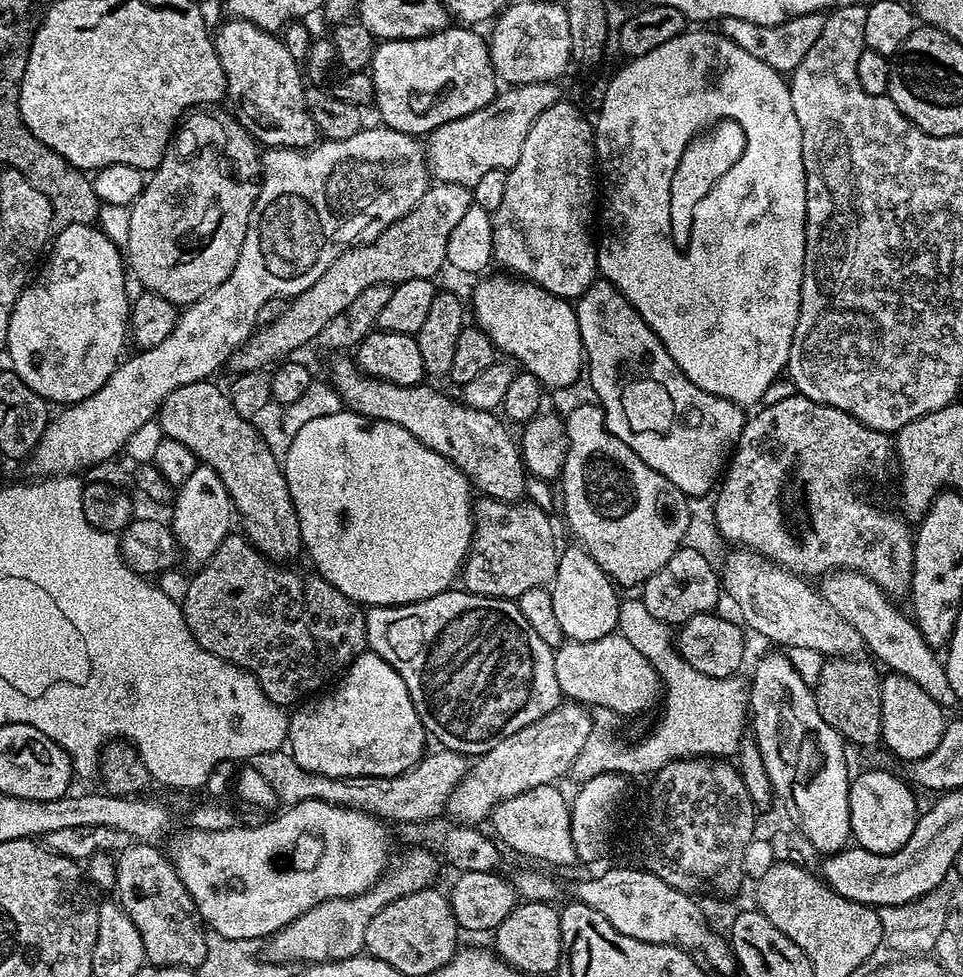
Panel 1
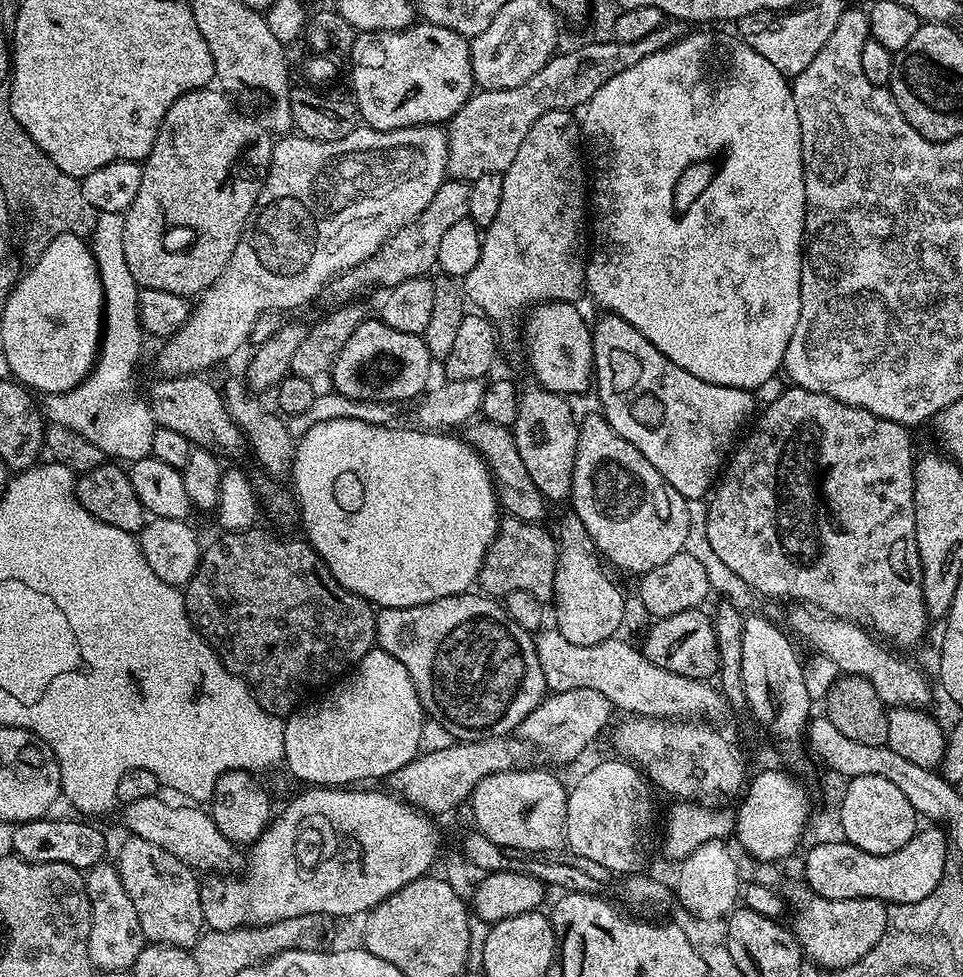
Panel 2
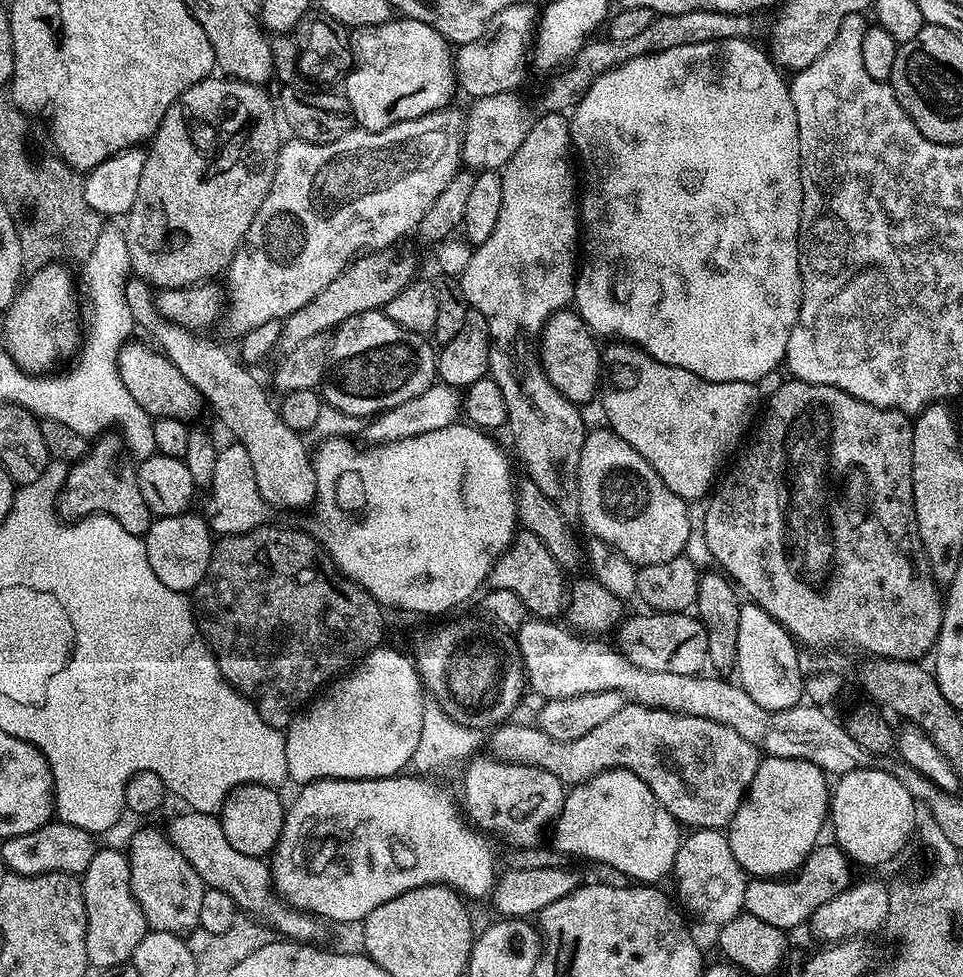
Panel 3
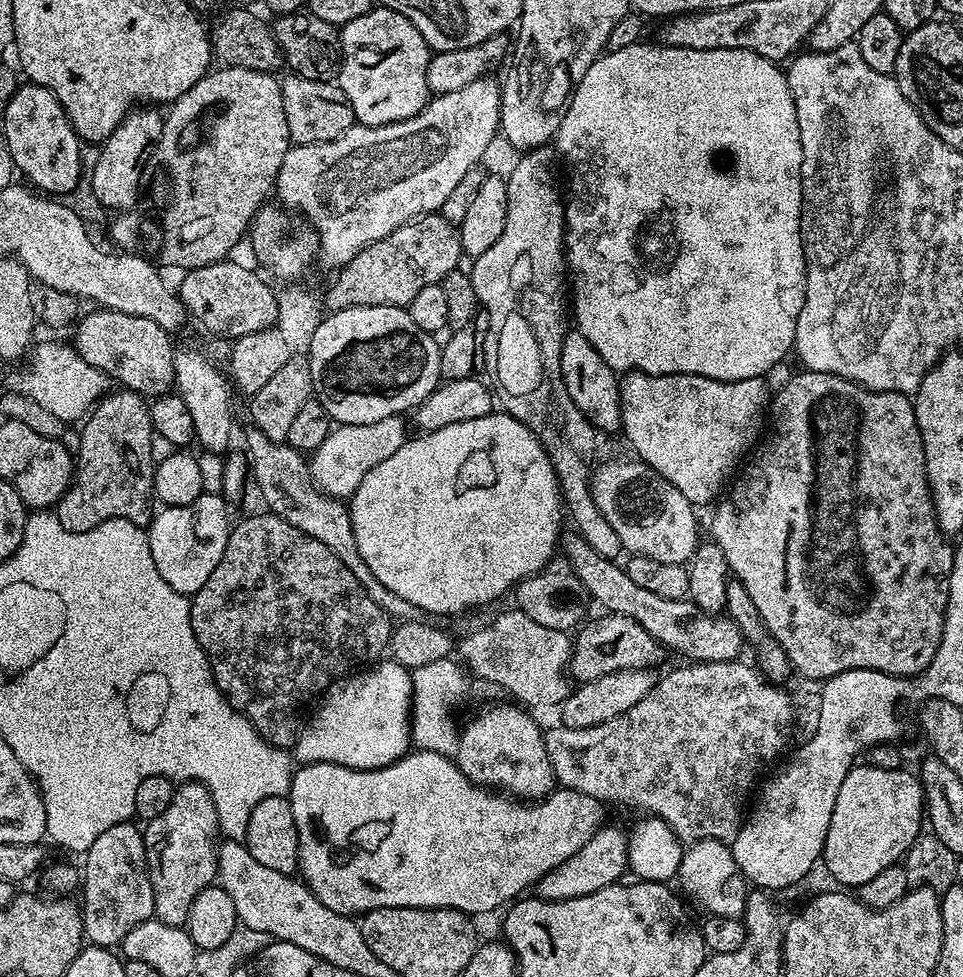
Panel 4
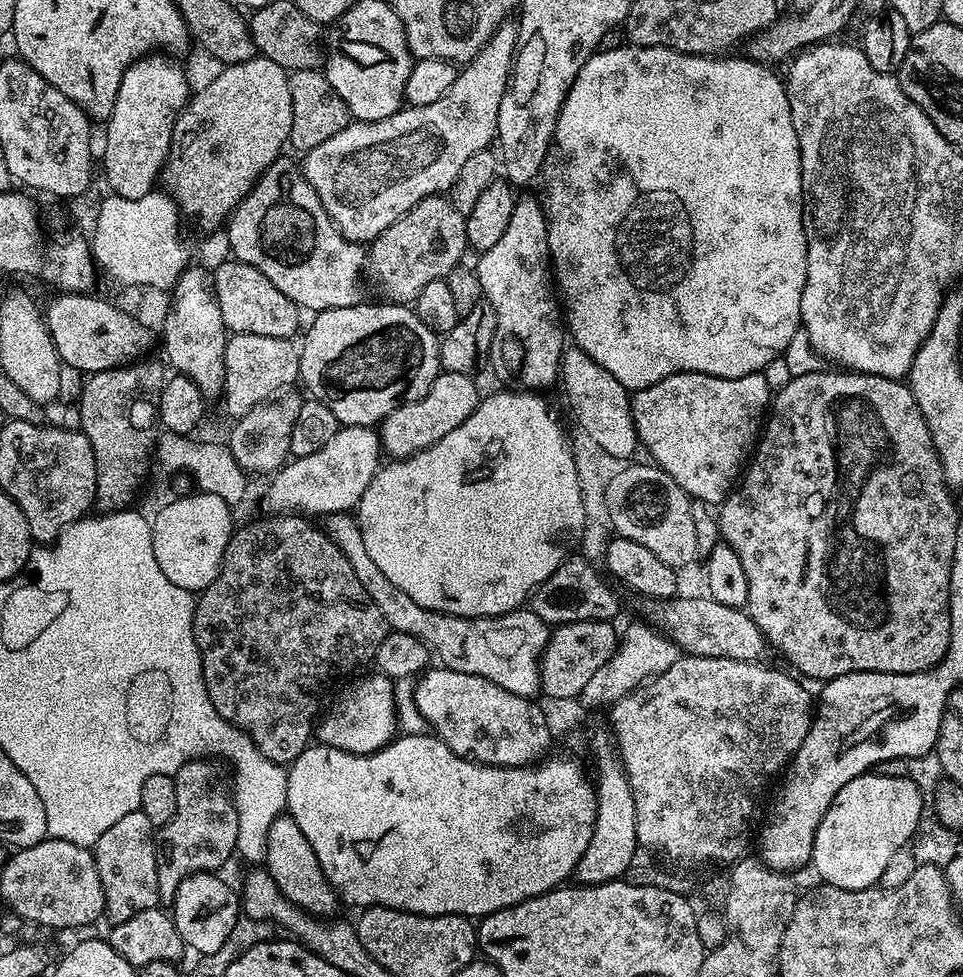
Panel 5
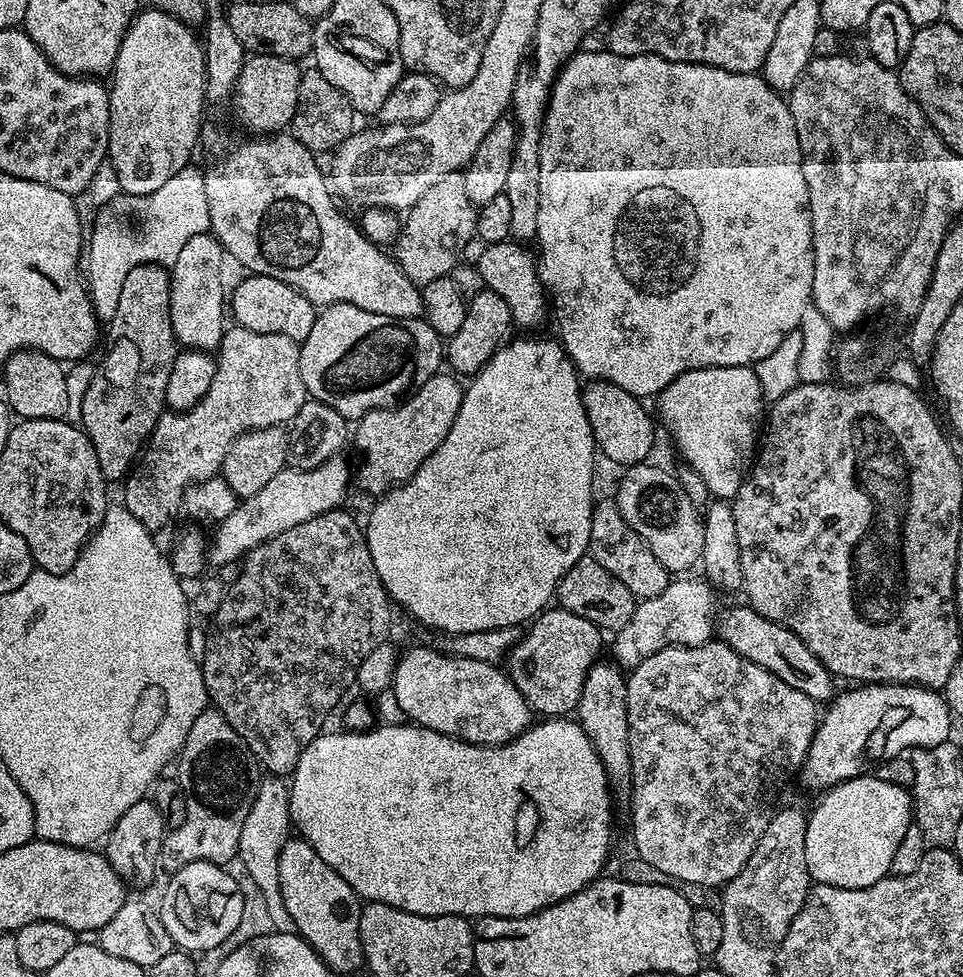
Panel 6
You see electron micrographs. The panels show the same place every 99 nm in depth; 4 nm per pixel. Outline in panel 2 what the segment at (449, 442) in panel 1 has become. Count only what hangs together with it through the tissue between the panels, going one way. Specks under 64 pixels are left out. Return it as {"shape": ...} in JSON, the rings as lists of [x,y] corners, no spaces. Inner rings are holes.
{"shape":[[[480,418],[469,423],[463,429],[463,432],[463,439],[480,455],[488,466],[492,483],[496,489],[496,499],[499,507],[507,515],[519,520],[525,520],[531,524],[541,523],[545,519],[543,516],[546,501],[543,494],[538,490],[538,486],[534,486],[534,478],[530,478],[526,465],[518,455],[518,446],[514,442],[511,431],[498,426],[494,422]]]}

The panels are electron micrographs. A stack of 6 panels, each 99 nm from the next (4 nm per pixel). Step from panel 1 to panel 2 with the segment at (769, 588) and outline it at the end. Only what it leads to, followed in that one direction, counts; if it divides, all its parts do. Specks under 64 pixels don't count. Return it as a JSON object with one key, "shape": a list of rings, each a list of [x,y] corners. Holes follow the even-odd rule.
{"shape":[[[792,606],[788,612],[787,631],[793,637],[801,636],[808,644],[813,644],[815,651],[828,656],[837,663],[841,673],[849,676],[861,676],[869,680],[878,690],[878,698],[889,709],[929,707],[932,700],[932,688],[928,680],[908,660],[900,656],[891,656],[877,637],[865,627],[853,623],[852,620],[841,620],[839,616],[831,616],[815,606]]]}

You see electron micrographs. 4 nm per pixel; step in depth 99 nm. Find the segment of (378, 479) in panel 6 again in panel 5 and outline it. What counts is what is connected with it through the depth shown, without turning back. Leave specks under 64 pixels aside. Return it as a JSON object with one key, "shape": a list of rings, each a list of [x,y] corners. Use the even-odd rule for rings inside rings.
{"shape":[[[440,371],[430,390],[426,390],[422,398],[398,406],[398,410],[394,410],[385,420],[380,421],[378,433],[381,449],[387,455],[389,452],[389,457],[403,458],[426,450],[434,442],[438,442],[438,438],[446,438],[450,430],[462,426],[462,422],[466,422],[466,418],[474,414],[481,402],[482,392],[476,389],[474,381],[472,376],[466,374]]]}

